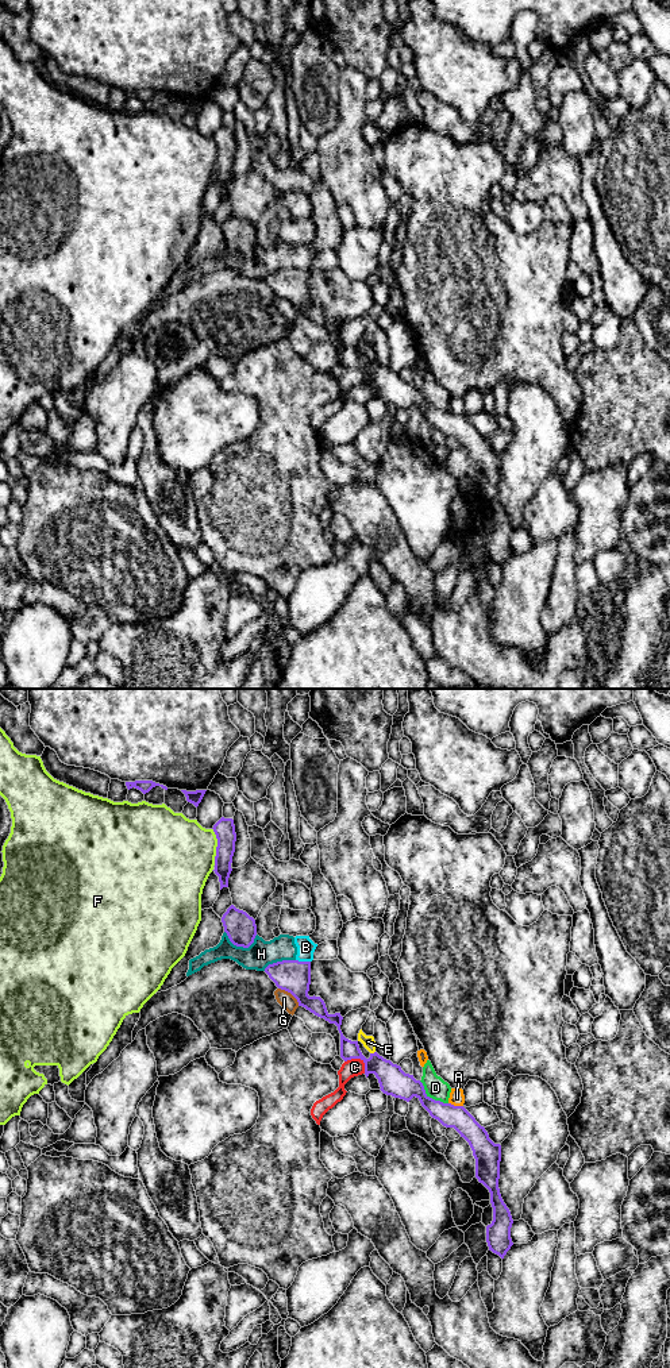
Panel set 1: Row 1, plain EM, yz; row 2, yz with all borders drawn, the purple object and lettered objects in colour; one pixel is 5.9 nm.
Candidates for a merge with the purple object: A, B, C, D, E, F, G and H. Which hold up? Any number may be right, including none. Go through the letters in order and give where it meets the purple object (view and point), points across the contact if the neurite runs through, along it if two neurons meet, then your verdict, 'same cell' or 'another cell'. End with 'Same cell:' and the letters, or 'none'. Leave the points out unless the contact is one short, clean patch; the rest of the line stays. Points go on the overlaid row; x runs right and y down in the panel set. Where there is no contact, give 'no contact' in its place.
A: meets purple in yz at (455, 1106); border along yz (449, 1102), (462, 1106); another cell
B: meets purple in yz at (303, 962); border along yz (296, 959), (310, 962); another cell
C: meets purple in yz at (359, 1058); another cell
D: meets purple in yz at (431, 1098); border along yz (419, 1081), (430, 1097), (447, 1103); another cell
E: meets purple in yz at (372, 1054); border along yz (374, 1051), (370, 1054); another cell
F: meets purple in yz at (216, 847); border along yz (212, 828), (216, 836), (215, 864); another cell
G: meets purple in yz at (291, 993); border along yz (278, 987), (288, 991), (299, 1005); another cell
H: meets purple in yz at (241, 945); another cell
Same cell: none

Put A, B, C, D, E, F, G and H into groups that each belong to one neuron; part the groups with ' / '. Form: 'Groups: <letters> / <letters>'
Groups: A / B H / C / D / E / F / G

